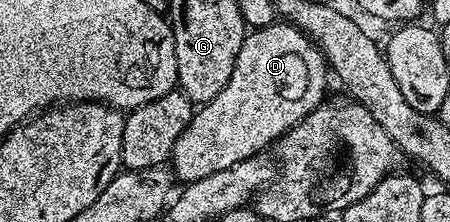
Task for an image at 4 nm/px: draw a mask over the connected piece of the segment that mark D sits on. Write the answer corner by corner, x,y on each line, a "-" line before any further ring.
274,23
246,32
243,47
239,47
239,55
235,59
235,71
231,71
231,79
227,79
227,87
223,87
215,99
204,102
194,112
191,123
187,123
179,139
175,139
171,158
174,178
181,183
207,179
207,175
215,175
215,171
227,171
235,167
235,163
243,163
243,159
268,150
278,138
295,127
295,123
302,121
326,100
325,73
327,77
325,56
308,35
300,33
295,26

